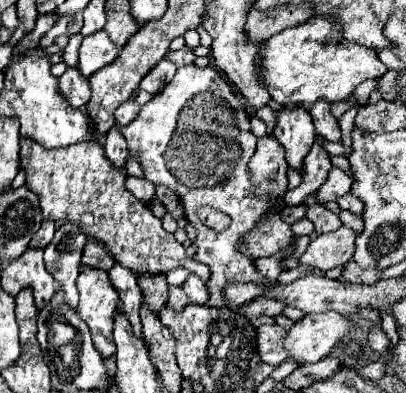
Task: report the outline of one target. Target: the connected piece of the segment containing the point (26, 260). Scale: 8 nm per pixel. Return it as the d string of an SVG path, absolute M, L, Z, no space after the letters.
M27 248L23 256L11 260L9 266L1 272L1 282L11 296L17 296L19 290L31 286L39 310L49 304L55 292L55 280L43 262L43 248Z

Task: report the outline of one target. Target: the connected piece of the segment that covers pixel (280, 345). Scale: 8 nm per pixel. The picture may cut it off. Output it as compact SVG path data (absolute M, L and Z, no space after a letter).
M267 324L257 328L257 350L261 354L261 360L267 364L281 364L289 358L285 350L285 338L287 330L279 324Z

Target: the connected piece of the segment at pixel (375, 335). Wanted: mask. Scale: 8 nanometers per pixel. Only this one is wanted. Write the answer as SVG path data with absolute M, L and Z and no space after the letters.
M373 330L369 334L369 344L371 344L371 350L373 352L385 352L389 348L389 338L385 336L385 332L381 330Z

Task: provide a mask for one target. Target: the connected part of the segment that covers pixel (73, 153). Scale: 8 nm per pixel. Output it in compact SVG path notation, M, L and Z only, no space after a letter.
M91 118L89 132L93 134L91 140L65 148L43 148L31 138L21 138L21 166L25 168L29 188L39 196L43 218L53 218L57 226L65 220L77 222L87 236L103 242L117 262L137 274L167 274L177 266L185 266L205 282L209 278L209 268L187 258L183 244L179 244L173 234L165 232L161 218L153 214L151 206L127 190L127 168L115 168L105 156L105 148L99 142Z

